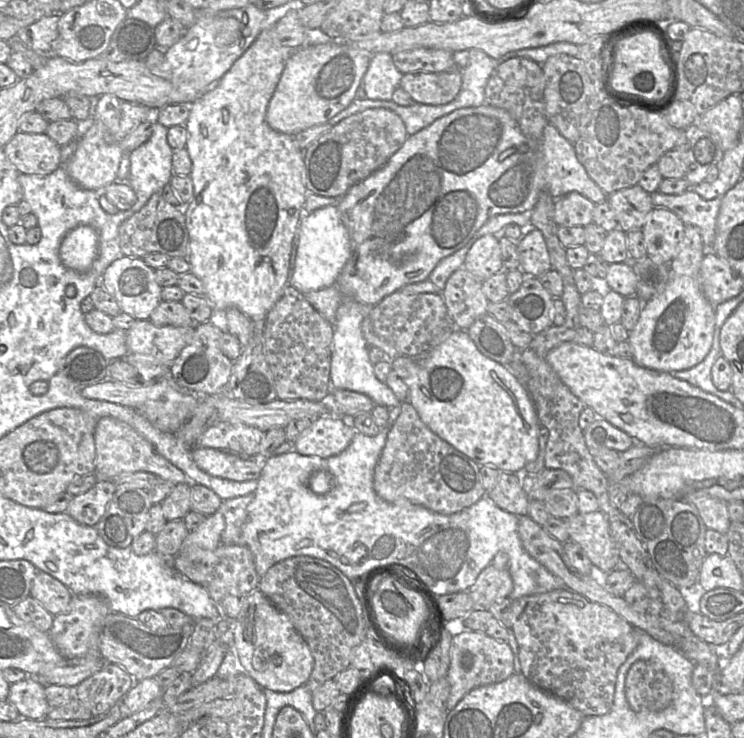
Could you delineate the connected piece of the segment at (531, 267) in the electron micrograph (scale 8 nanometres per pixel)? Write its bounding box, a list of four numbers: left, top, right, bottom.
[517,229,552,277]

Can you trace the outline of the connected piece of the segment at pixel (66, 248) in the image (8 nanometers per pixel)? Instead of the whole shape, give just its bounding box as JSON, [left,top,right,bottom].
[59,225,99,273]

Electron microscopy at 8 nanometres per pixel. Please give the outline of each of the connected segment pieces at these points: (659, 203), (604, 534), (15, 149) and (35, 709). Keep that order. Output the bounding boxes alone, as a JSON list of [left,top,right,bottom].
[[652,188,722,250],[567,511,622,573],[3,131,60,176],[7,677,50,718]]

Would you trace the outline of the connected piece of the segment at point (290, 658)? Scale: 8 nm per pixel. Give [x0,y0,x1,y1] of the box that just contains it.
[234,589,314,693]

